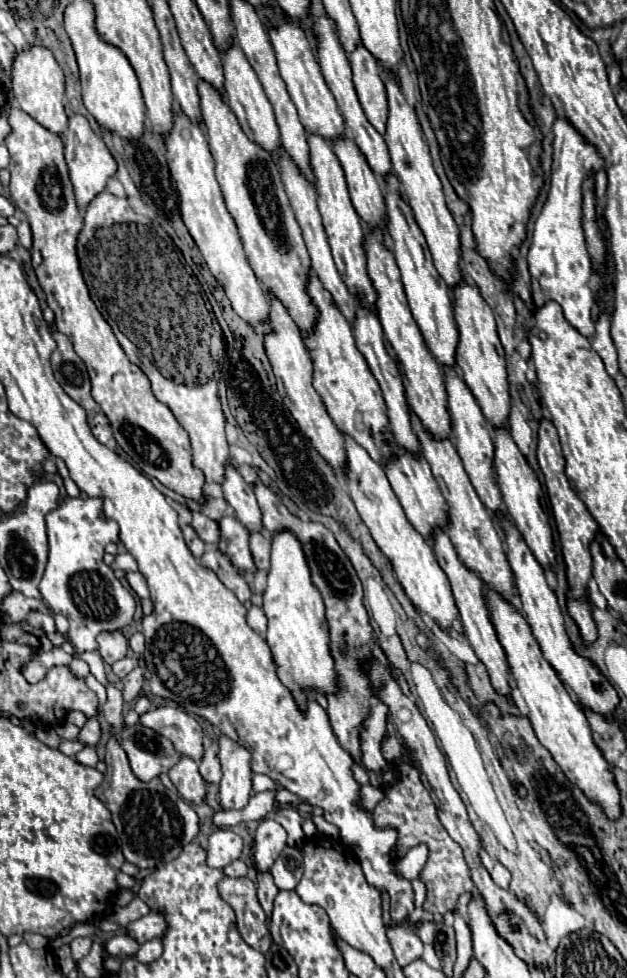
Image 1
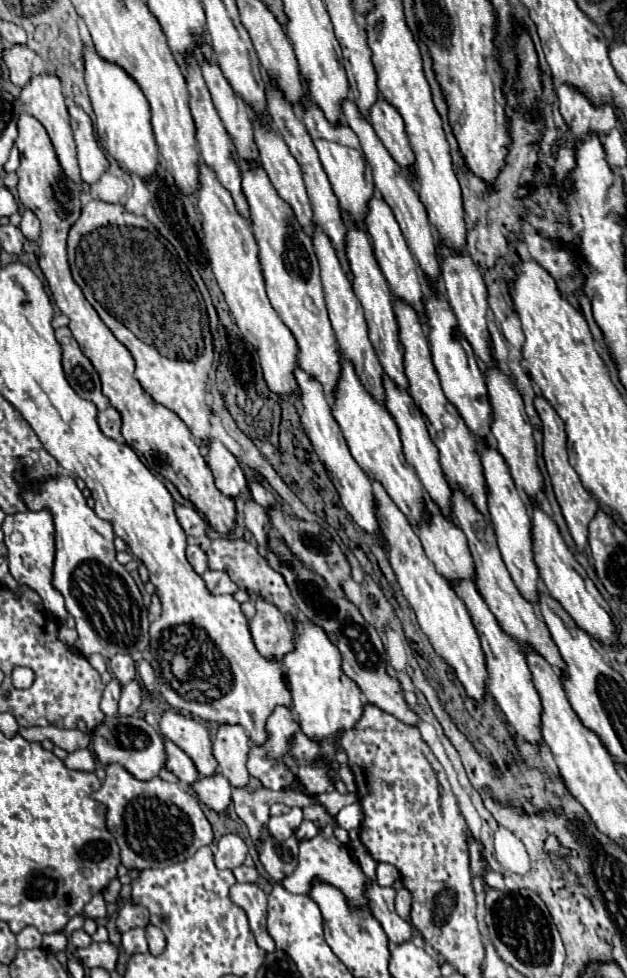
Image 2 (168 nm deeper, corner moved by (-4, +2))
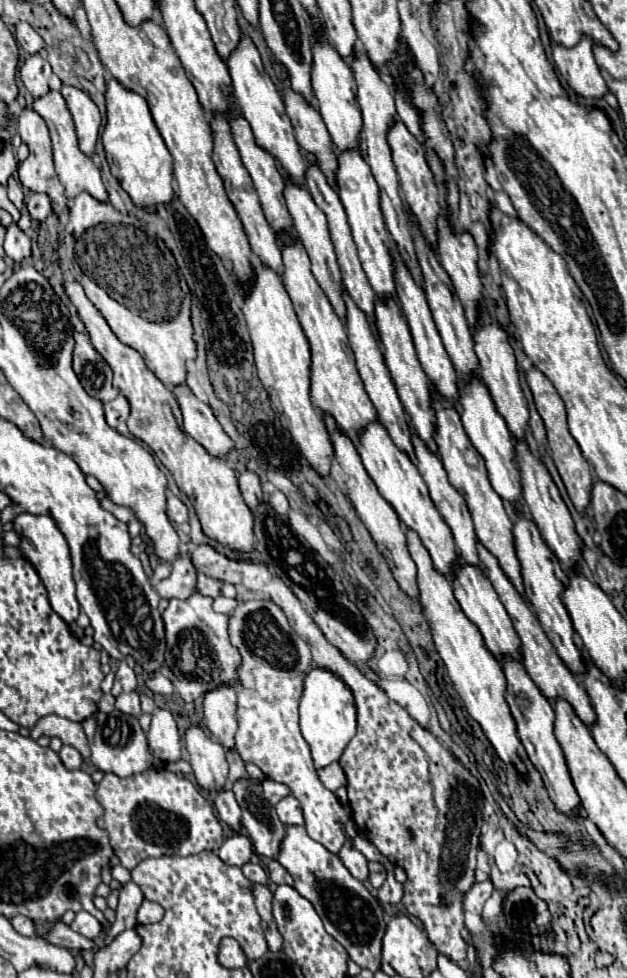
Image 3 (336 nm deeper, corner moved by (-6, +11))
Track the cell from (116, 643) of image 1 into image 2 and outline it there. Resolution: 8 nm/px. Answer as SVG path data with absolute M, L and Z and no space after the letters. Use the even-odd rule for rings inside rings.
M116 654L110 658L110 670L120 680L120 684L126 684L136 676L136 664L130 654Z

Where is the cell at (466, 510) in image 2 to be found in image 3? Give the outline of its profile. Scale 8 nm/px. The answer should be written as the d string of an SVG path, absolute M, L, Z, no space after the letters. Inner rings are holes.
M478 543L478 553L480 553L480 561L486 569L486 575L494 587L494 591L498 593L498 599L502 601L502 605L506 607L512 623L514 623L514 629L522 641L522 663L524 663L524 669L526 673L530 675L530 679L536 683L536 687L542 691L542 695L548 699L550 705L556 705L558 699L564 699L566 703L572 705L574 713L582 719L582 723L590 729L594 723L596 723L596 713L592 709L592 703L590 703L590 697L586 693L586 689L578 683L578 679L568 671L568 667L562 663L562 659L558 659L550 639L546 639L542 627L538 627L538 617L534 615L534 611L524 603L524 599L520 597L520 593L514 589L514 585L508 581L508 577L502 573L496 557L482 545Z

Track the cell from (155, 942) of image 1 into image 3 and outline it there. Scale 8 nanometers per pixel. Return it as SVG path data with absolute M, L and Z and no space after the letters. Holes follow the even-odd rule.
M148 899L142 901L142 905L138 909L138 923L142 923L142 925L158 923L162 917L164 917L164 909L158 903L148 901Z

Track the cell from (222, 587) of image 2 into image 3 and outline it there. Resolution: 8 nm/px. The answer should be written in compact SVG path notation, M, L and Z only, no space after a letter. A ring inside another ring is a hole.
M198 575L198 579L196 579L196 591L198 591L200 595L212 597L212 599L220 595L220 585L222 585L222 581L210 579L210 577L206 577L206 575Z

